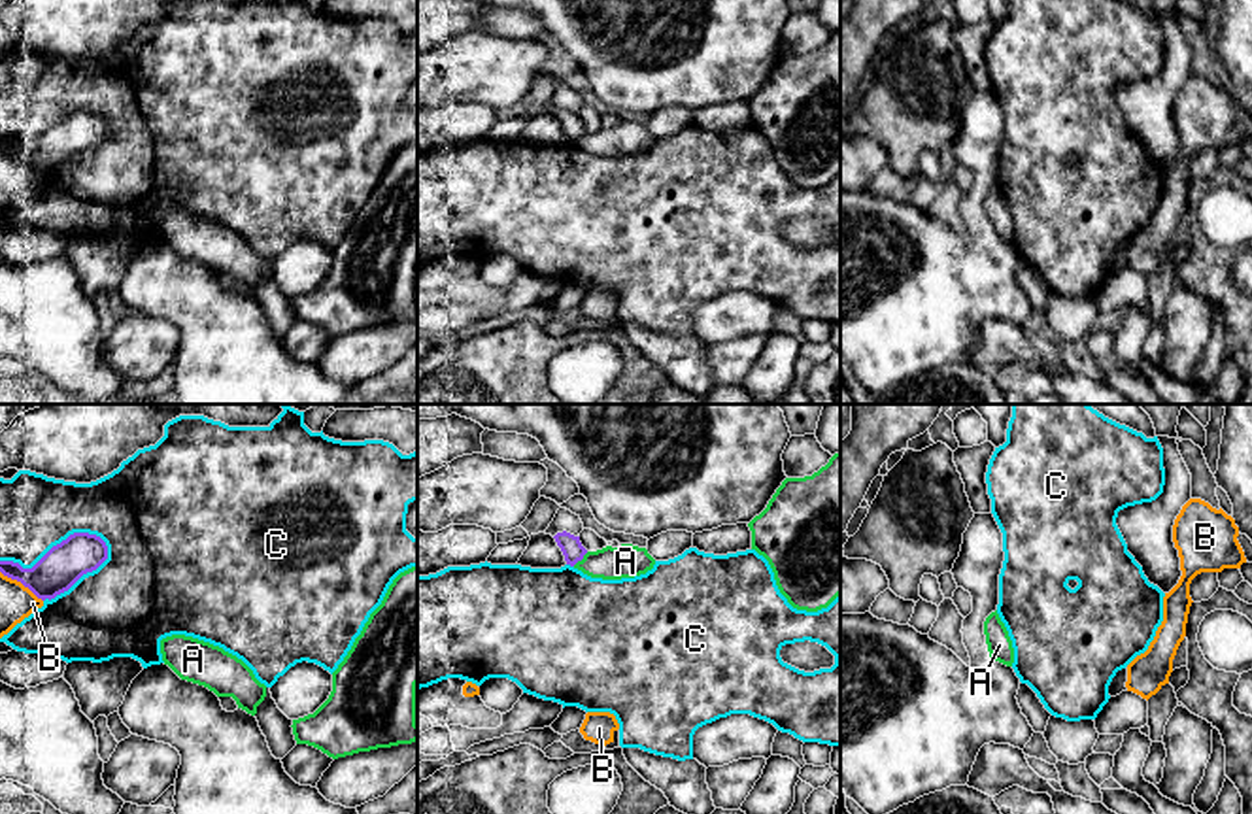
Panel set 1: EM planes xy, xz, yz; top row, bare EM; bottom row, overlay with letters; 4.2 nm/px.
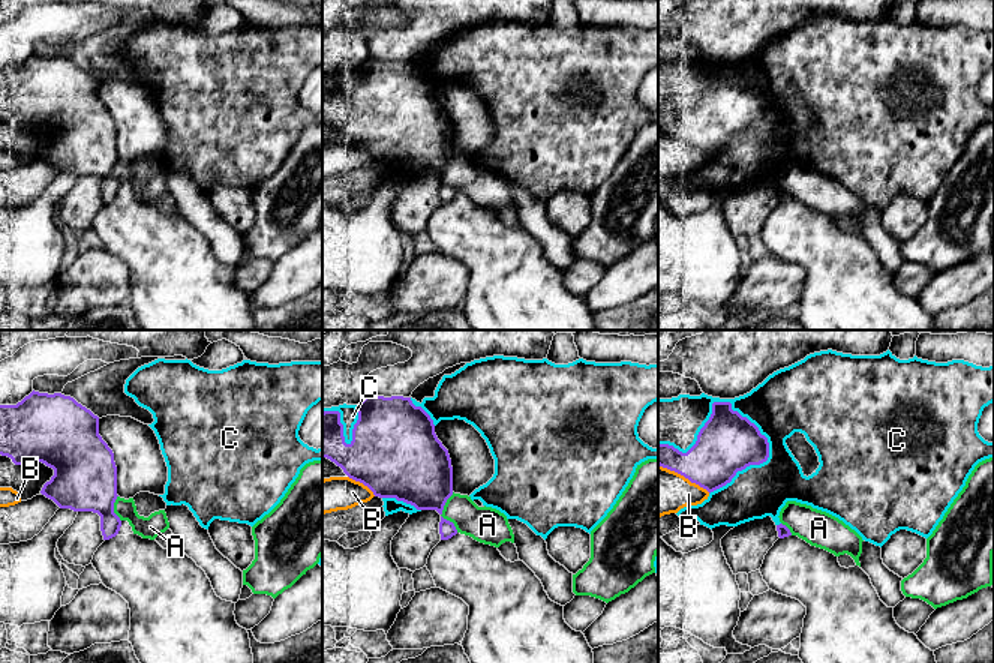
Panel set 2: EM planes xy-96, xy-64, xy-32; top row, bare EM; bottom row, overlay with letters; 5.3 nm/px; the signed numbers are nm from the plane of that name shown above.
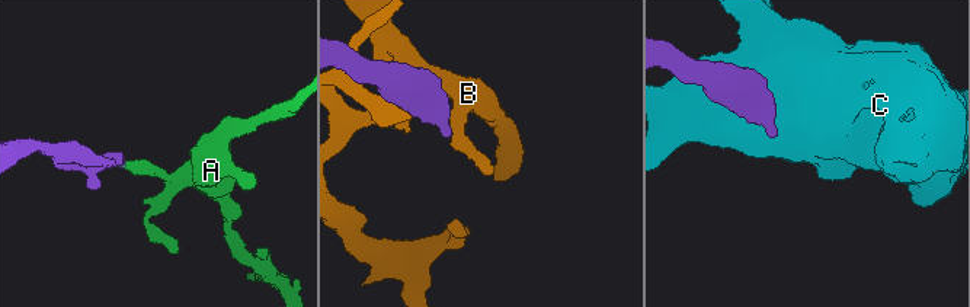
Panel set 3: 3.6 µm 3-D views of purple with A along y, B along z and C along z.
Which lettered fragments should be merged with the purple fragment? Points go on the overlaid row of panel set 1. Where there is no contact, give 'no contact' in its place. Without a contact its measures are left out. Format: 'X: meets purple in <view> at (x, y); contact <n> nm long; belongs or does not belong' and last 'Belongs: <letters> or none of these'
A: meets purple in xz at (580, 559); contact 90 nm long; does not belong
B: meets purple in xy at (21, 582); contact 220 nm long; does not belong
C: meets purple in xy at (53, 546); contact 460 nm long; does not belong
Belongs: none of these

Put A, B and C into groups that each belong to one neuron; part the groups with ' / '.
A / B / C

